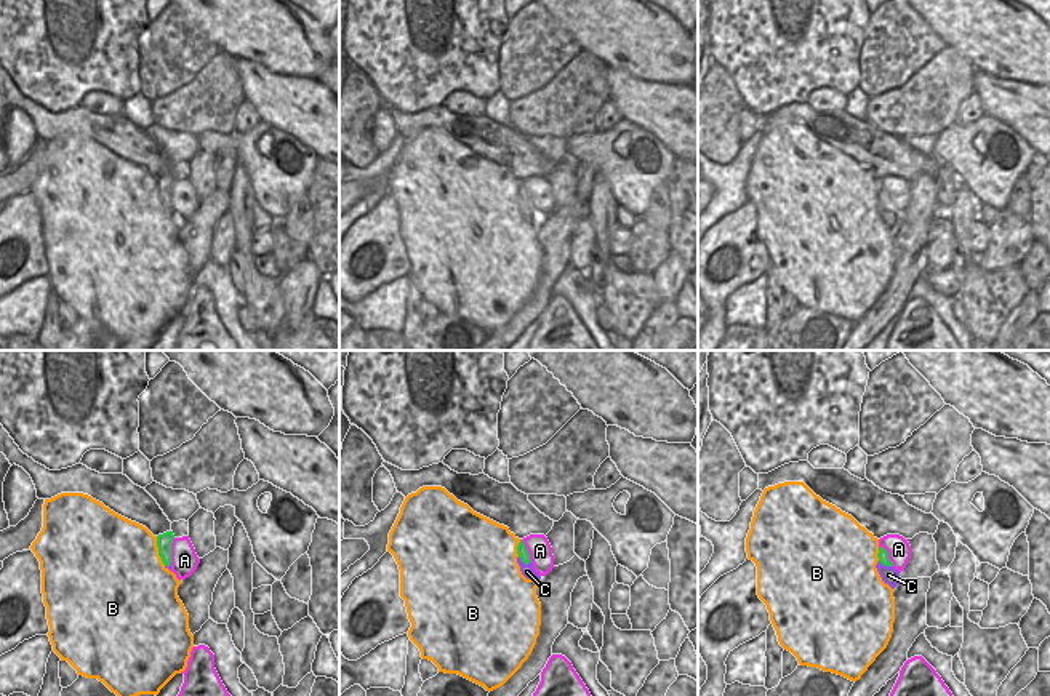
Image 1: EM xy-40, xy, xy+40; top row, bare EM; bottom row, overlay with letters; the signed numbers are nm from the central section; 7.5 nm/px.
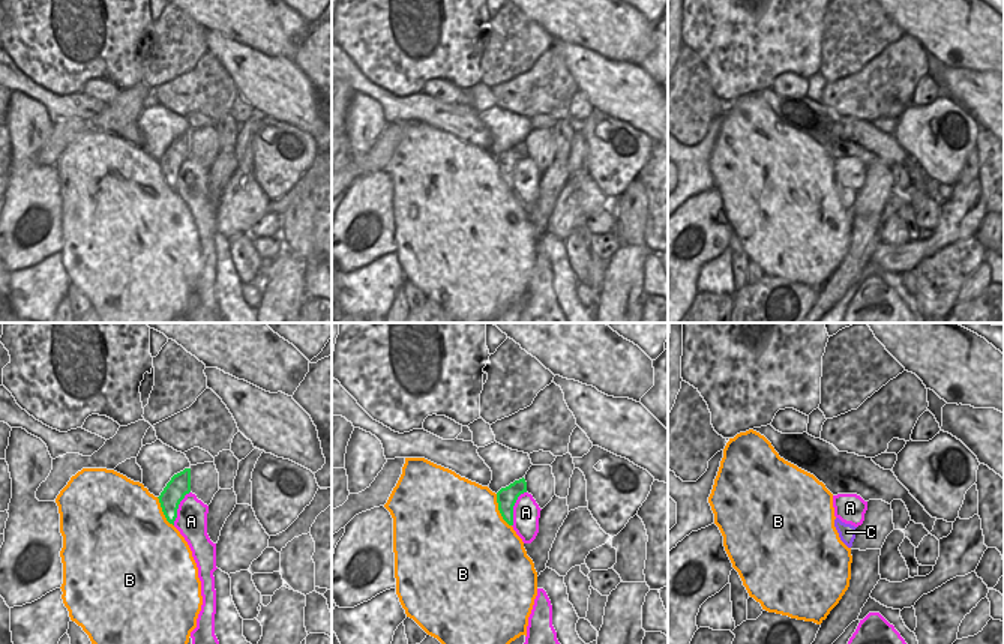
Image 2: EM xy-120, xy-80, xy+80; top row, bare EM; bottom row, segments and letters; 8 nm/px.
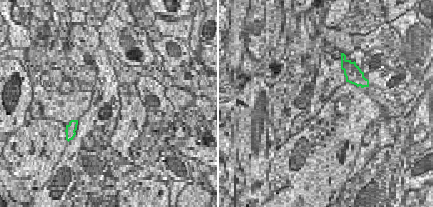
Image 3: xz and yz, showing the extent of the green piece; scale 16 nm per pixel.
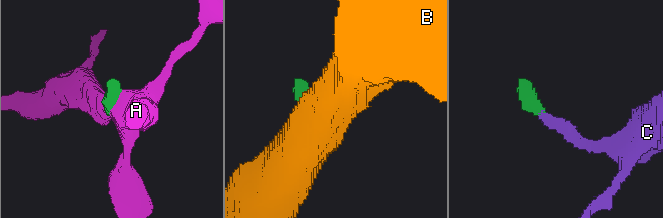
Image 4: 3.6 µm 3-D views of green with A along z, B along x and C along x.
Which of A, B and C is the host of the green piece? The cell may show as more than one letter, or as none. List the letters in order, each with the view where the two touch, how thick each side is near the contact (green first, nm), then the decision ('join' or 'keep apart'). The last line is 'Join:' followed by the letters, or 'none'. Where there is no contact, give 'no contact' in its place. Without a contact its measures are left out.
A: xy-40 | 120/200 nm | keep apart
B: xy-40 | 120/480 nm | keep apart
C: xy | 80/100 nm | join
Join: C

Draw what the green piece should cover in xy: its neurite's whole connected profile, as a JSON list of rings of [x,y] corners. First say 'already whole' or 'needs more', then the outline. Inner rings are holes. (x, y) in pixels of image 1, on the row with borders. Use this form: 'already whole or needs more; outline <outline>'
needs more; outline [[[520,539],[519,546],[517,546],[517,563],[520,566],[520,571],[522,574],[527,578],[527,579],[535,579],[535,581],[539,581],[541,576],[533,570],[533,563],[530,560],[530,554],[523,544],[523,541]]]

